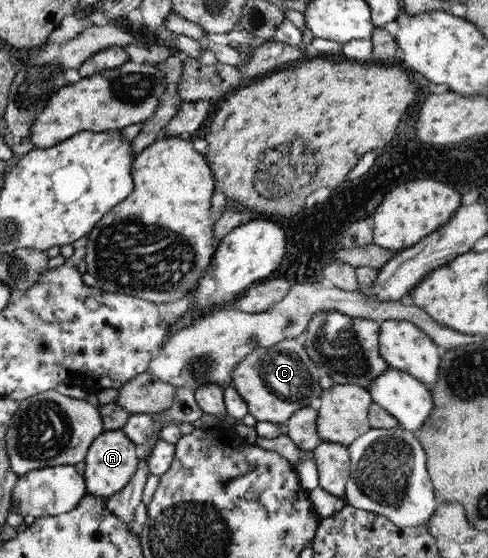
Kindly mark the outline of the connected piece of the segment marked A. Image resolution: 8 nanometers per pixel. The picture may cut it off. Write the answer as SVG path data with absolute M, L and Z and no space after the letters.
M121 429L105 431L90 445L88 456L85 458L84 474L87 482L88 494L102 497L112 497L120 493L130 481L140 465L136 446Z

